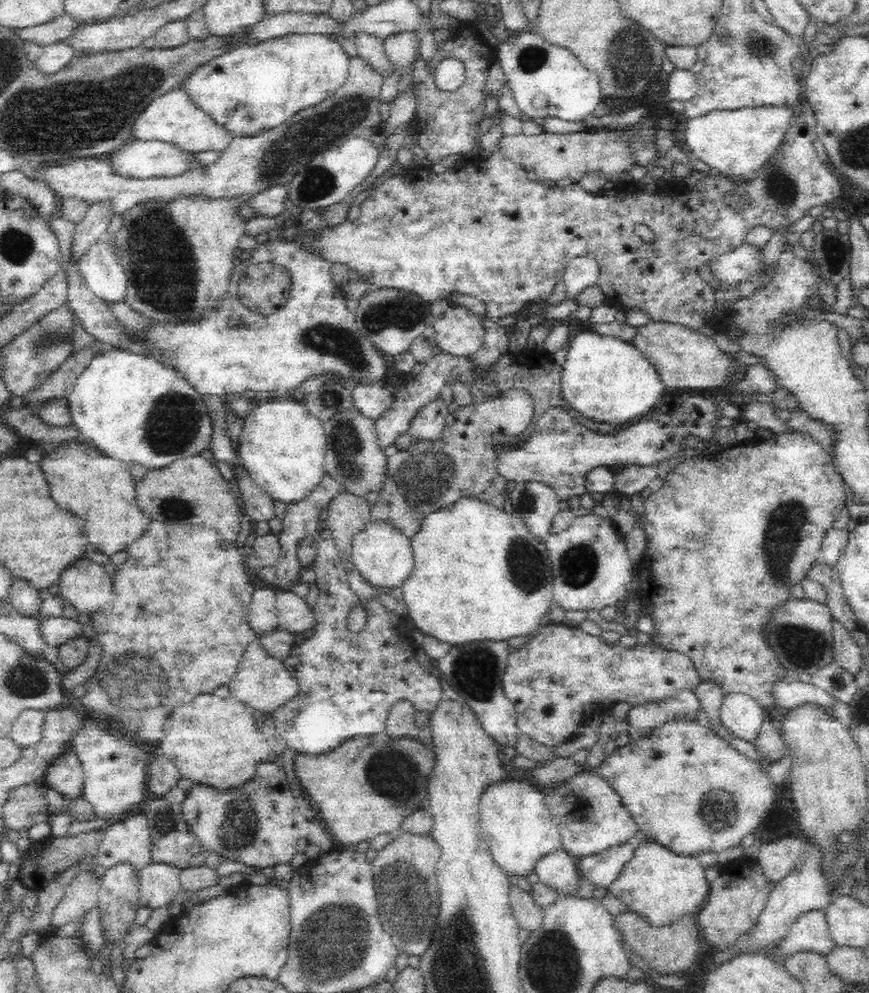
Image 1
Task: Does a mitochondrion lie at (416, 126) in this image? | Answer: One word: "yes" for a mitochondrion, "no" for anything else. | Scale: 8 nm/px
no

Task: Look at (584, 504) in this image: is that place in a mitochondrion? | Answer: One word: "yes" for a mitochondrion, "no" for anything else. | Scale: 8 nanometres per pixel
no

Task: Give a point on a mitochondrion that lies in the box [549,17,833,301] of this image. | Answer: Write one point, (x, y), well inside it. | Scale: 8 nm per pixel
(634, 47)

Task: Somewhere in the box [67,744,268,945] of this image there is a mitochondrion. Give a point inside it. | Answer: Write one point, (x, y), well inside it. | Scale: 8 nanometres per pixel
(240, 818)

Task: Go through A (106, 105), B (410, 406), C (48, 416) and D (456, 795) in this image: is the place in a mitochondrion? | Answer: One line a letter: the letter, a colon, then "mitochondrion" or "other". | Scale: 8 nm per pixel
A: mitochondrion
B: other
C: other
D: other

